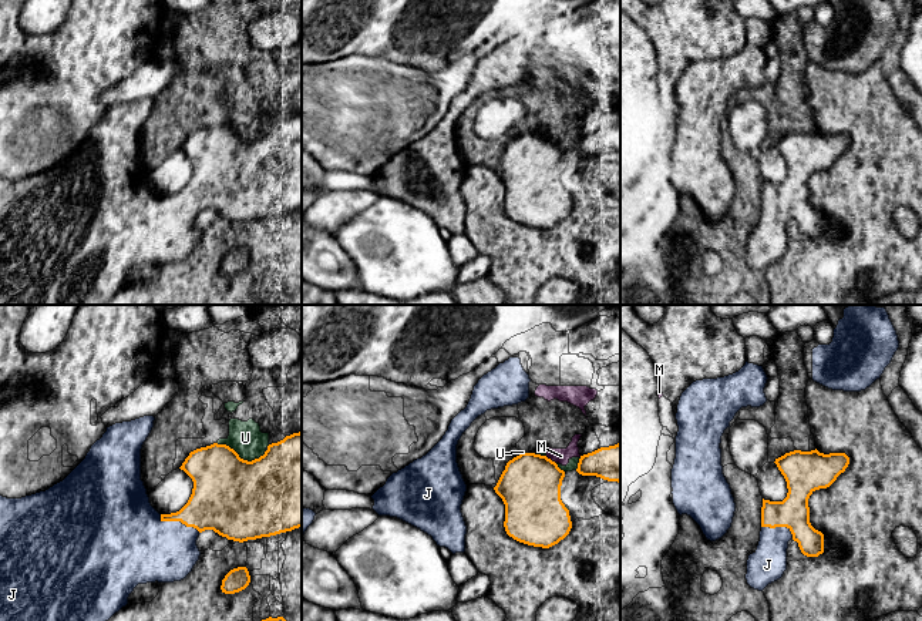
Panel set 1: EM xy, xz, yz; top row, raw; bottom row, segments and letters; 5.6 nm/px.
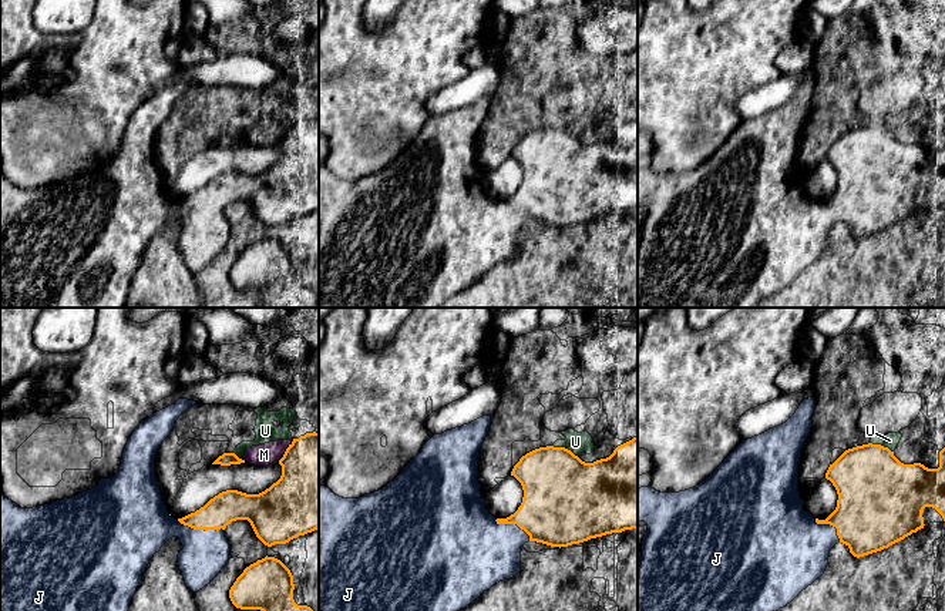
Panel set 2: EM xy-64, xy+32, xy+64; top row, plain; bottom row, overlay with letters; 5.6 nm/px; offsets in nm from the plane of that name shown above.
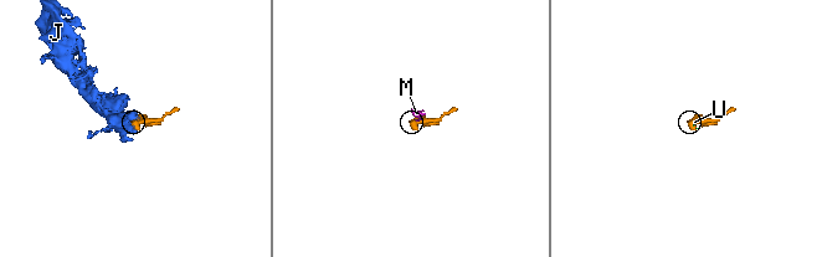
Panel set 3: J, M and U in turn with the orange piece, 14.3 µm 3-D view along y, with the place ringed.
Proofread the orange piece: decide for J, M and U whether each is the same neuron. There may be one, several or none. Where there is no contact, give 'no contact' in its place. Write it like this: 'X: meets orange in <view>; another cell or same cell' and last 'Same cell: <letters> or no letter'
J: meets orange in xy; same cell
M: meets orange in xz; another cell
U: meets orange in xy; another cell
Same cell: J

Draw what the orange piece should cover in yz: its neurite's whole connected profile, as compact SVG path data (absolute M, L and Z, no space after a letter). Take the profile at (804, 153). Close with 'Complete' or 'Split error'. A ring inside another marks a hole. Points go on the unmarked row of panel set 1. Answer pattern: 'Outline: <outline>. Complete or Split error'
Outline: M794 131L775 140L774 142L787 162L787 178L783 182L770 182L763 179L761 212L757 231L747 241L747 265L763 272L768 265L780 261L787 251L788 222L798 224L801 234L807 238L818 238L824 234L824 215L815 211L810 204L810 177L820 169L830 168L837 158L845 152L849 138L845 134L820 134Z. Split error

